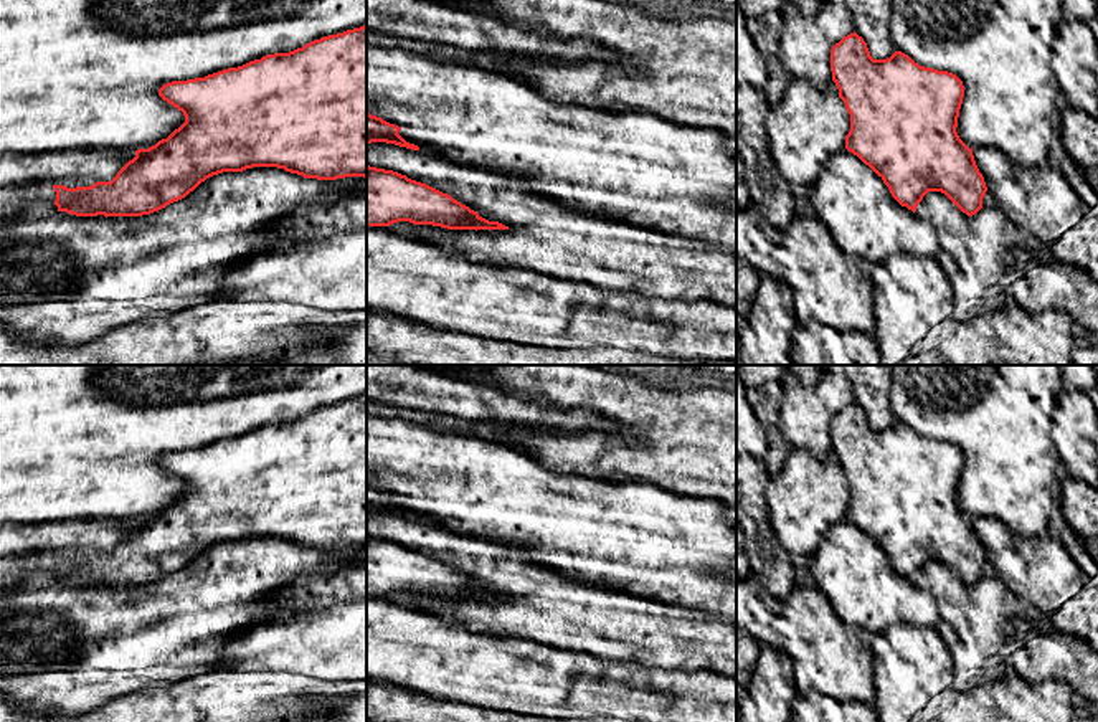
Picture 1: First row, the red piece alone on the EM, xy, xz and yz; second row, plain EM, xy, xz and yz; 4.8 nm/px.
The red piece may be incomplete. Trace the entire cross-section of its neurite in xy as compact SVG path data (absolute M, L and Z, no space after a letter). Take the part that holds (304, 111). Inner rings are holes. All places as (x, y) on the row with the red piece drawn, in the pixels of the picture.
M367 25L205 78L167 83L159 96L182 111L185 122L155 145L135 150L135 157L111 182L76 188L53 185L58 211L106 218L150 215L185 198L213 175L253 167L277 167L317 180L367 178Z

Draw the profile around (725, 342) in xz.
M367 226L367 307L439 329L527 345L736 362L736 311L733 309L708 301L674 302L647 299L634 292L601 291L588 283L563 281L528 268L469 261L466 256L444 253L428 241L393 233L385 226Z

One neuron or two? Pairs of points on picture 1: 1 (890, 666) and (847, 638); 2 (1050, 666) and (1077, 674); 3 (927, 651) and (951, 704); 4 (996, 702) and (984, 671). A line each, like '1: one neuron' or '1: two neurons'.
1: two neurons
2: one neuron
3: two neurons
4: two neurons

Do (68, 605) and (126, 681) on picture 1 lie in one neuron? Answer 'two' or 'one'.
one

